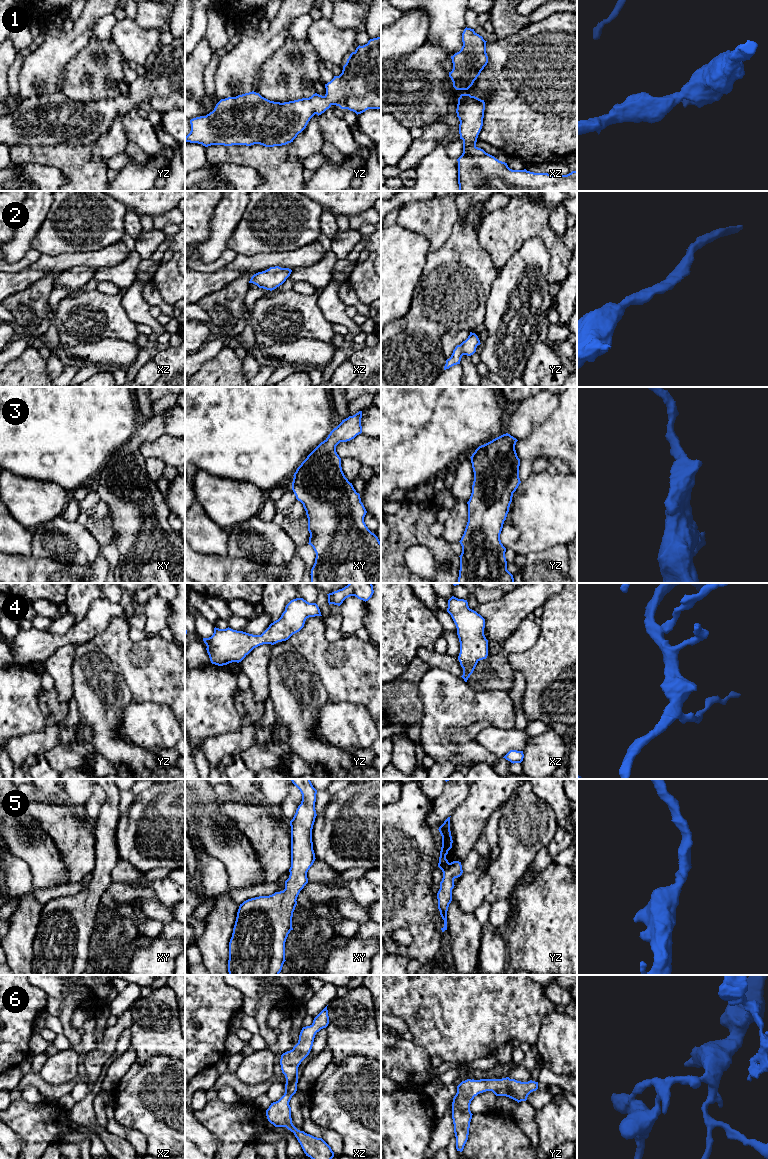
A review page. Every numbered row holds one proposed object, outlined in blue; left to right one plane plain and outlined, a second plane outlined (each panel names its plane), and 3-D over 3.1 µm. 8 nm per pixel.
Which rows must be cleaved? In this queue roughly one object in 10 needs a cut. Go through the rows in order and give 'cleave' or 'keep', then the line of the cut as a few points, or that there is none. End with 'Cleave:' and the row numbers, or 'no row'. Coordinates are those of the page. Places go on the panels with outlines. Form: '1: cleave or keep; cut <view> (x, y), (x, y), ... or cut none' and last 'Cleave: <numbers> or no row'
1: keep; cut none
2: keep; cut none
3: keep; cut none
4: keep; cut none
5: keep; cut none
6: keep; cut none
Cleave: no row

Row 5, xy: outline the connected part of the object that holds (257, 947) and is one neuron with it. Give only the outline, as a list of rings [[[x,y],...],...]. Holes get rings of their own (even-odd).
[[[291,779],[302,794],[291,826],[291,867],[285,889],[269,896],[248,899],[240,904],[229,942],[229,975],[279,975],[285,960],[285,942],[292,928],[292,917],[300,891],[308,883],[307,872],[315,861],[312,829],[317,816],[317,790],[310,779]]]

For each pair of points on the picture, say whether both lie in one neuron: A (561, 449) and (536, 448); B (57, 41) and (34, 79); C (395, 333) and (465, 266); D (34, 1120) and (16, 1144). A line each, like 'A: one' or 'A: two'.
A: one
B: one
C: one
D: two

